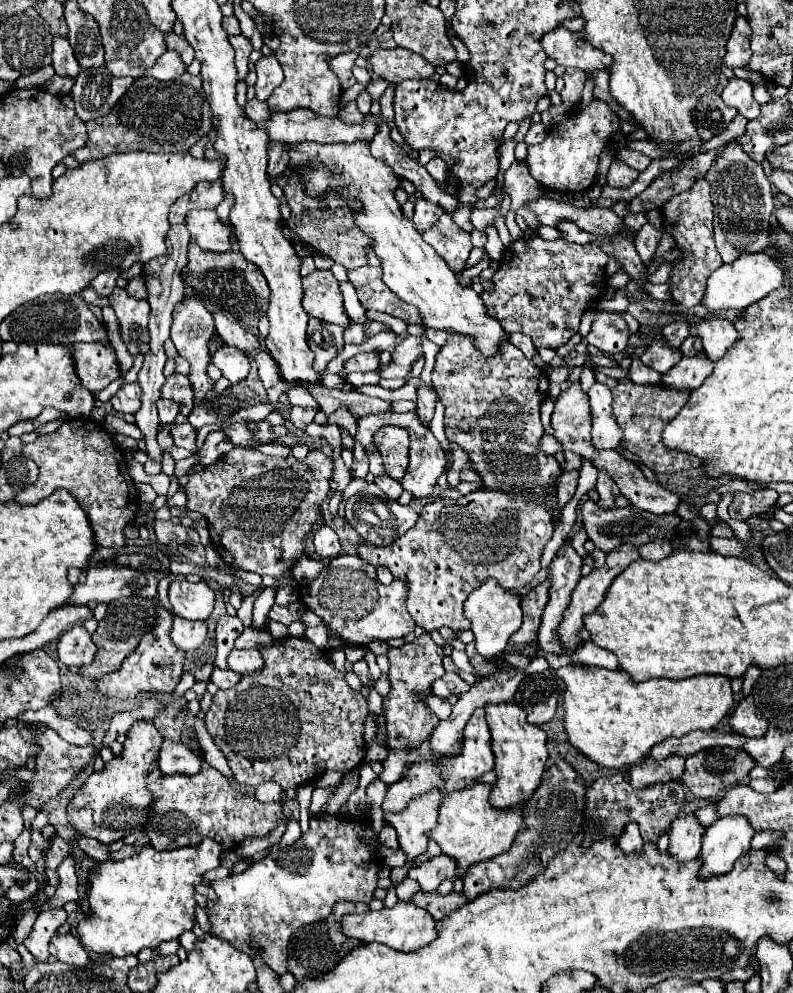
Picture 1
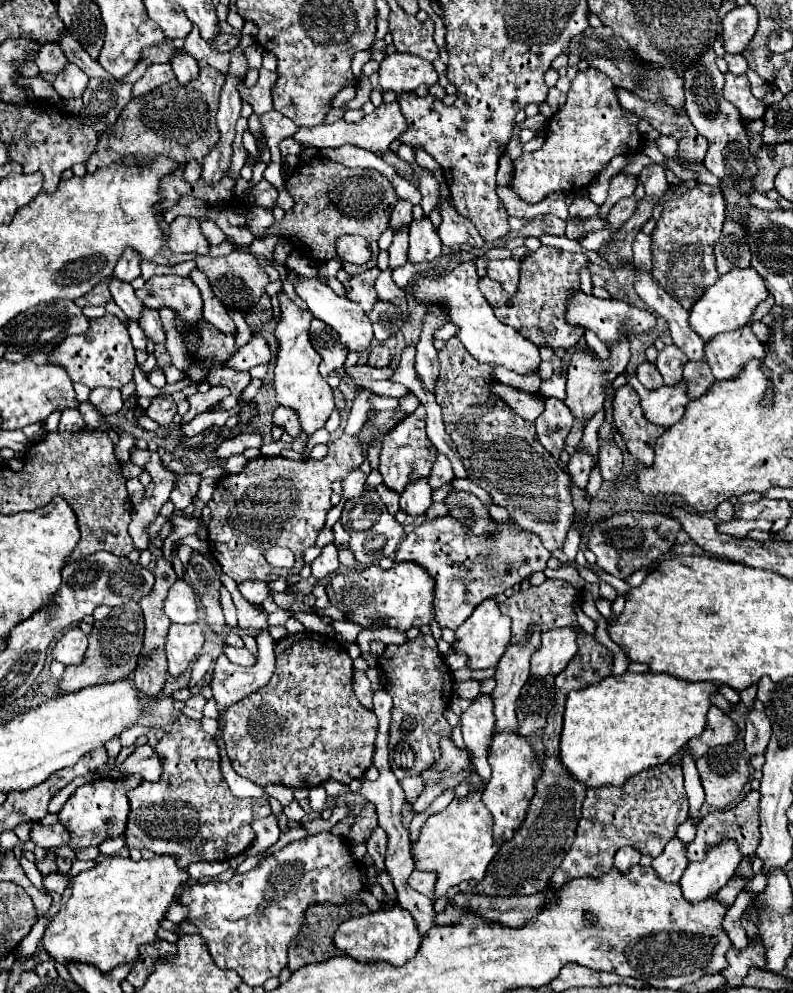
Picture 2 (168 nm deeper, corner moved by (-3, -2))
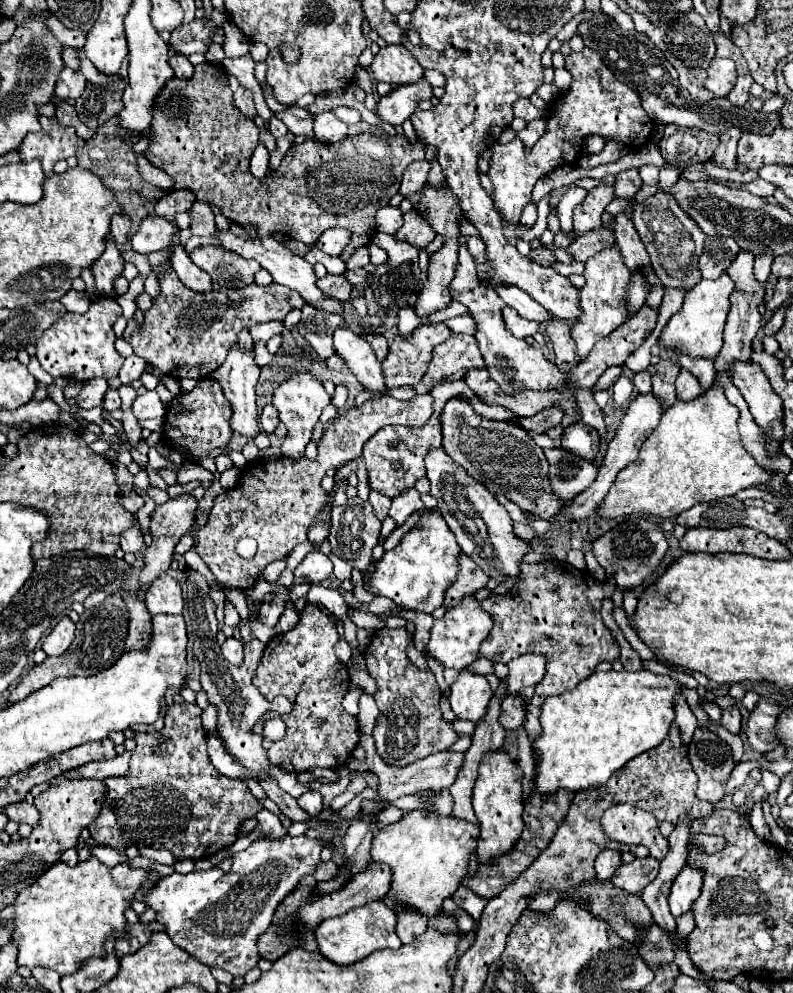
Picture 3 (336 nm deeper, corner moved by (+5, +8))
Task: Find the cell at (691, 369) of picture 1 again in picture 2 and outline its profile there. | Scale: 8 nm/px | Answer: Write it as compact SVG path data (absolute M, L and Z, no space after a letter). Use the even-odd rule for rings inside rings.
M630 377L628 383L640 395L640 405L644 409L644 415L654 425L662 425L662 427L674 425L684 415L684 409L690 401L688 385L684 383L684 379L676 387L662 385L656 391L648 391L646 387L642 387L636 377Z

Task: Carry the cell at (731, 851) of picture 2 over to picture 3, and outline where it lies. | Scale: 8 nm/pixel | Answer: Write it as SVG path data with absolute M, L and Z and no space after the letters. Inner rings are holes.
M686 865L674 879L672 891L668 895L670 913L674 917L680 917L682 913L686 913L696 901L696 897L700 895L700 887L702 887L702 871L696 871Z

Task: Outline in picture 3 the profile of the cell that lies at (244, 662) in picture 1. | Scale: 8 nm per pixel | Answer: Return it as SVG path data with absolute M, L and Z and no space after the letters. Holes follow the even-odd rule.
M228 637L224 643L222 643L222 655L226 657L226 661L230 661L232 665L242 665L242 645L238 639L234 637Z

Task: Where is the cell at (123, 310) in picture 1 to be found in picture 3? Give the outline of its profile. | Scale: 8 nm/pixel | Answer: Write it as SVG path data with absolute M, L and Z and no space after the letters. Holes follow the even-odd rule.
M106 239L106 251L90 267L94 281L96 281L96 291L100 295L116 297L114 295L114 279L122 273L122 269L124 269L124 259L120 255L116 241Z

